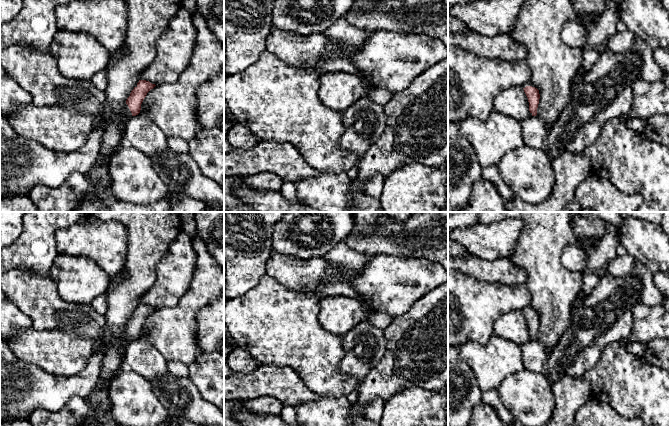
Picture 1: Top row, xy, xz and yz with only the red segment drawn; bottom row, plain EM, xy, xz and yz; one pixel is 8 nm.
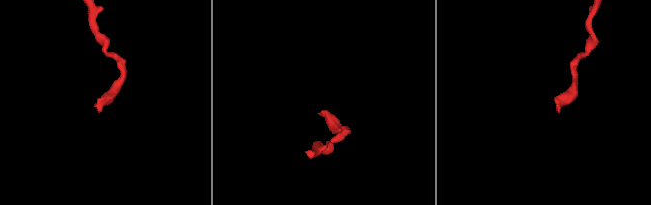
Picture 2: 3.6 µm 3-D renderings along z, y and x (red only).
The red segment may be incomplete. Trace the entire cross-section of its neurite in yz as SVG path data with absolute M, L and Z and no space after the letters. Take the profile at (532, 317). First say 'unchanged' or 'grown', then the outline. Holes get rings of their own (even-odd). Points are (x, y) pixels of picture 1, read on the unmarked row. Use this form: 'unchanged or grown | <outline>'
grown | M529 305L523 309L523 313L528 322L530 340L536 340L540 323L539 314Z

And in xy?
grown | M139 304L134 313L131 315L130 320L127 322L126 328L124 329L126 341L128 343L140 337L141 328L144 322L155 310L155 308L152 308L149 305Z

